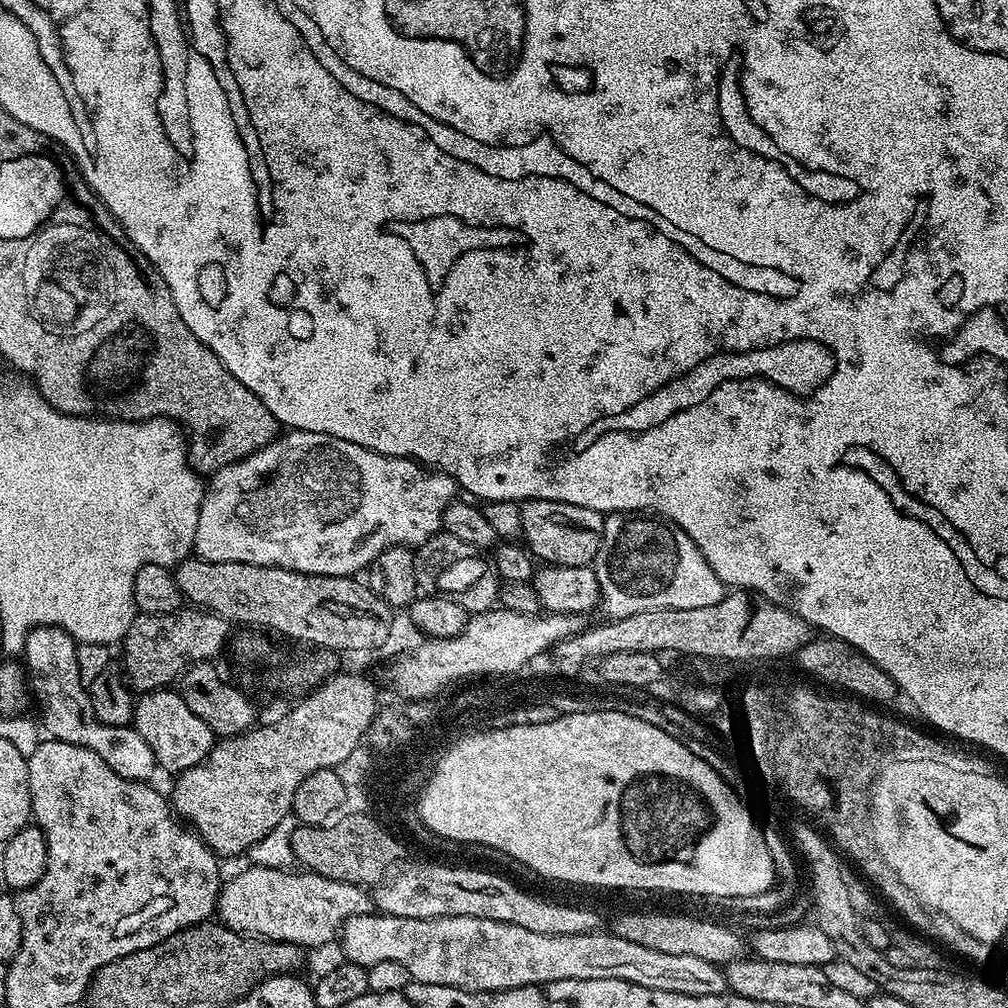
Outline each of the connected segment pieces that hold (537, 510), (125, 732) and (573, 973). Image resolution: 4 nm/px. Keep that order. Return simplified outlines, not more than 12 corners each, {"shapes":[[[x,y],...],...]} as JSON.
{"shapes":[[[557,500],[520,504],[537,561],[589,566],[605,513]],[[50,626],[24,643],[43,731],[94,750],[114,774],[158,765],[132,726],[106,726],[79,677],[77,641]],[[355,916],[343,959],[501,992],[618,978],[723,996],[721,965],[610,930]]]}

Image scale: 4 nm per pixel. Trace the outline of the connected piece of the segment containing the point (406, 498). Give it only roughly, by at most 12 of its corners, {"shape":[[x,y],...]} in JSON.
{"shape":[[306,430],[211,473],[199,559],[355,577],[456,480]]}

